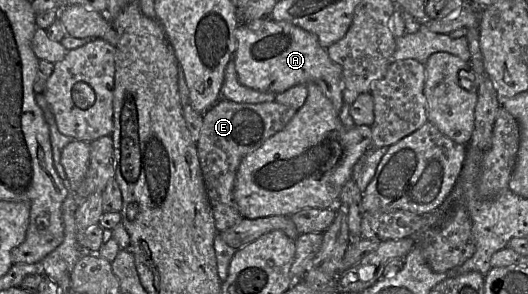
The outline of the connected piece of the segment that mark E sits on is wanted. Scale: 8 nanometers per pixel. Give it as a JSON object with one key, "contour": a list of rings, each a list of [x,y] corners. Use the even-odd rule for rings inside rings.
{"contour":[[[220,99],[203,115],[203,126],[196,146],[218,234],[244,218],[233,197],[236,174],[242,160],[281,131],[296,112],[294,108],[276,101],[250,104]]]}

